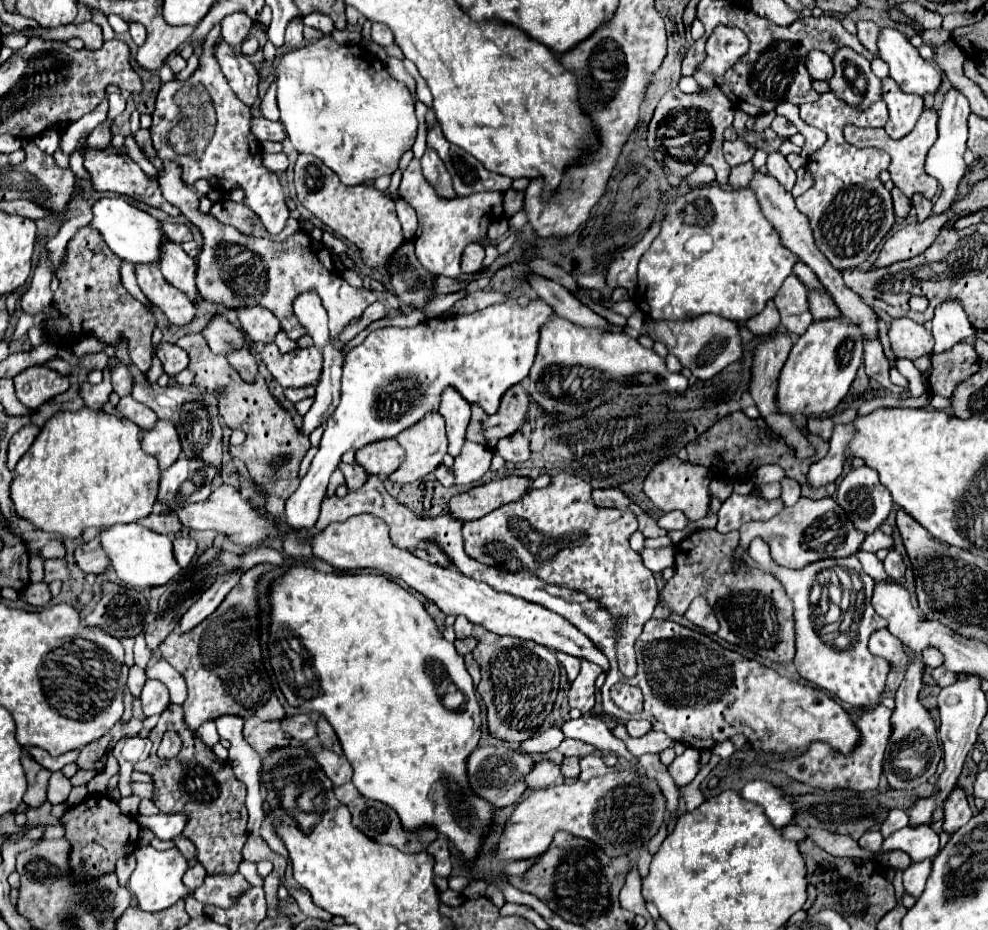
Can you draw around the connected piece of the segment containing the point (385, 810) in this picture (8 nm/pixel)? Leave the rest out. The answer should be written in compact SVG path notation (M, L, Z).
M345 783L341 787L335 787L335 797L351 811L353 815L353 825L363 833L367 835L369 839L381 843L381 845L391 845L403 853L421 853L429 847L429 843L433 843L437 839L437 831L435 829L419 829L419 831L405 831L399 823L399 817L397 813L393 813L391 807L379 803L379 801L371 801L371 799L365 799L351 783Z

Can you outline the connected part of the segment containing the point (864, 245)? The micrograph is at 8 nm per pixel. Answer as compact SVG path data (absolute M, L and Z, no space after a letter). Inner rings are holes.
M831 91L823 93L819 101L799 105L801 119L827 133L827 141L809 159L809 169L815 175L815 185L795 199L797 209L809 217L817 247L839 271L861 265L889 233L895 213L891 193L879 181L879 171L887 169L889 155L879 149L857 149L843 139L845 125L857 127L883 127L889 119L887 105L879 101L869 111L849 109L833 97Z

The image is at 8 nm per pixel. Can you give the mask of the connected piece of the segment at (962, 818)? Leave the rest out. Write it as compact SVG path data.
M957 787L951 795L949 801L945 801L945 819L943 819L943 831L953 835L957 829L961 829L969 819L971 819L971 809L965 797L965 791Z

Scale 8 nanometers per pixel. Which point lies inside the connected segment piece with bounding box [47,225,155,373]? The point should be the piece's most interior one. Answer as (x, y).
(91, 296)

